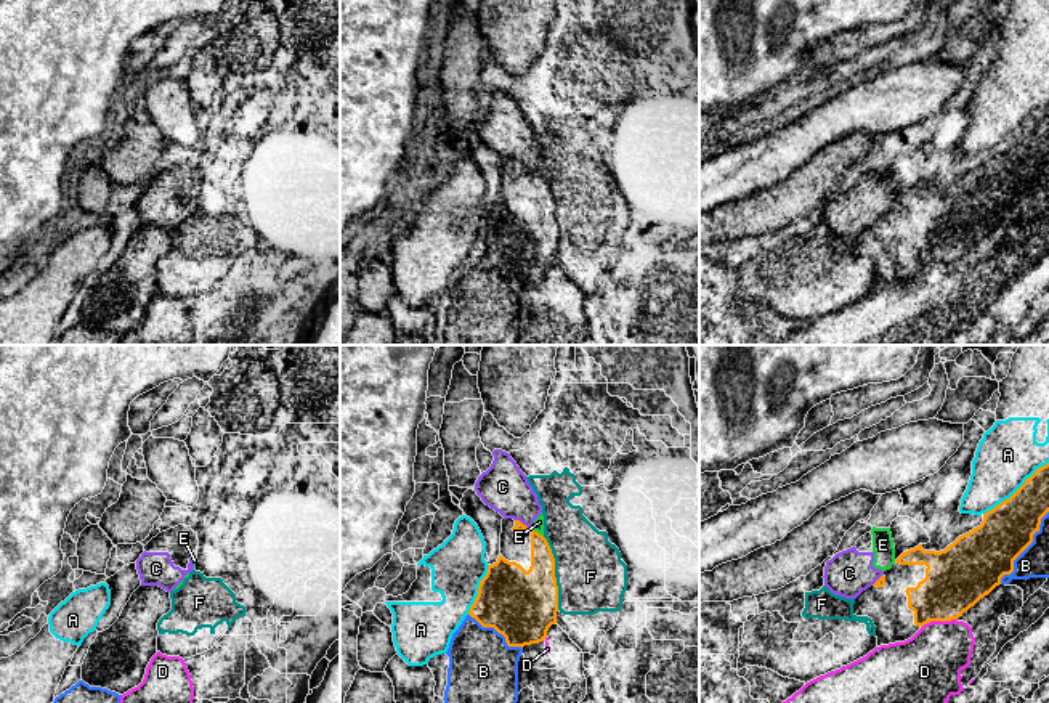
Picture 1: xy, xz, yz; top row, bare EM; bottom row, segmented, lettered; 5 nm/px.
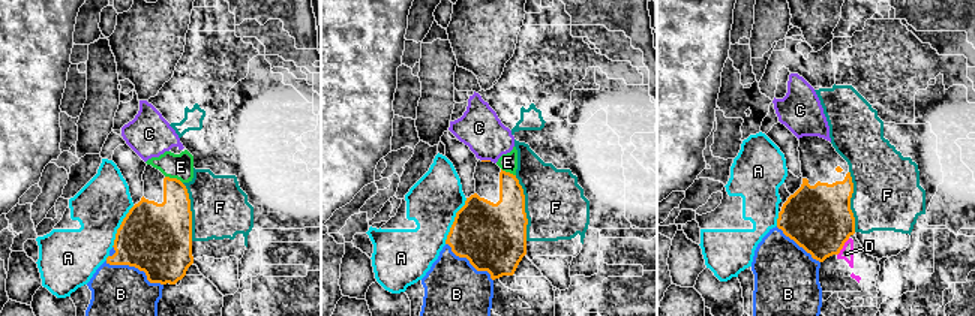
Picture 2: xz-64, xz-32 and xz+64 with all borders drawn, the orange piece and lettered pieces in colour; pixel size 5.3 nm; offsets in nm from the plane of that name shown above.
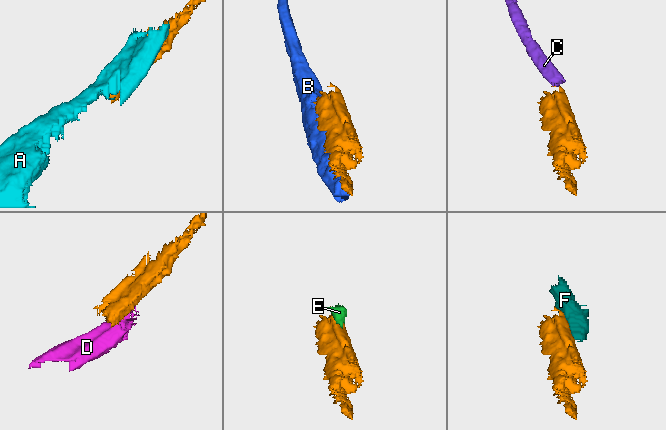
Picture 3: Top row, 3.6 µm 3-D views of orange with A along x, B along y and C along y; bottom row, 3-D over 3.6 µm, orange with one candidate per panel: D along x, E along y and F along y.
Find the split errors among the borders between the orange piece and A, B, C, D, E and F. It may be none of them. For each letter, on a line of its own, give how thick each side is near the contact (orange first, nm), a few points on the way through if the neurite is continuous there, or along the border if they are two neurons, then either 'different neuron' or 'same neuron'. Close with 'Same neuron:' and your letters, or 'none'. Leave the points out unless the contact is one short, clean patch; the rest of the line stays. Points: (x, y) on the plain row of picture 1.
A: 260 nm thick on the orange side, 300 nm on the other; different neuron
B: 300 nm thick on the orange side, 160 nm on the other; different neuron
C: 130 nm thick on the orange side, 240 nm on the other; border along xz (515, 159), (531, 170); different neuron
D: 320 nm thick on the orange side, 340 nm on the other; border along yz (956, 259), (931, 260), (921, 268); different neuron
E: 170 nm thick on the orange side, 50 nm on the other; border along xz (533, 169), (542, 177); different neuron
F: 360 nm thick on the orange side, 340 nm on the other; different neuron
Same neuron: none

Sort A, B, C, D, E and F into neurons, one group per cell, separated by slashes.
A / B / C E / D / F

